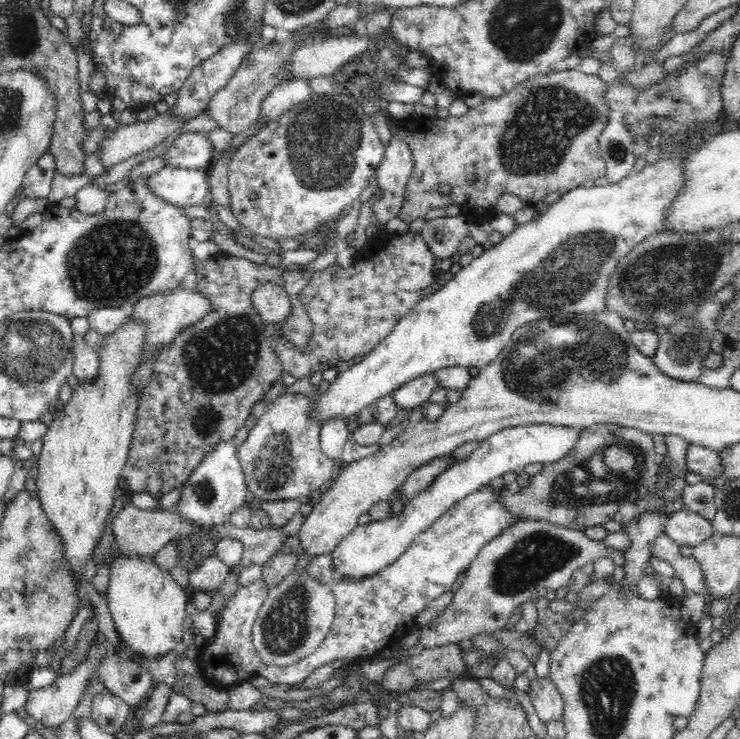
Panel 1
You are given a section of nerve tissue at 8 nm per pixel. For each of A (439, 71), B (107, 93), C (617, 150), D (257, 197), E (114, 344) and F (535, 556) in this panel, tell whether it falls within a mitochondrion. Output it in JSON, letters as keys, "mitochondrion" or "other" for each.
{"A":"other","B":"other","C":"mitochondrion","D":"other","E":"other","F":"mitochondrion"}

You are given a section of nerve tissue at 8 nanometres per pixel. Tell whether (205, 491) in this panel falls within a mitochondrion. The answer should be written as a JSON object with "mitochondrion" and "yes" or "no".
{"mitochondrion":"yes"}

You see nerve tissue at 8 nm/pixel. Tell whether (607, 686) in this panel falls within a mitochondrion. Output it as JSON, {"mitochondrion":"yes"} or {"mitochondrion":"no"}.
{"mitochondrion":"yes"}

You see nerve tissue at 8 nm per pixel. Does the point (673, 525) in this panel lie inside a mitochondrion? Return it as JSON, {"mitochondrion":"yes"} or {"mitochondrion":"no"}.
{"mitochondrion":"no"}

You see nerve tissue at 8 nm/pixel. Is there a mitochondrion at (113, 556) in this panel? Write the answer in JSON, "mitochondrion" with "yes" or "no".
{"mitochondrion":"no"}

